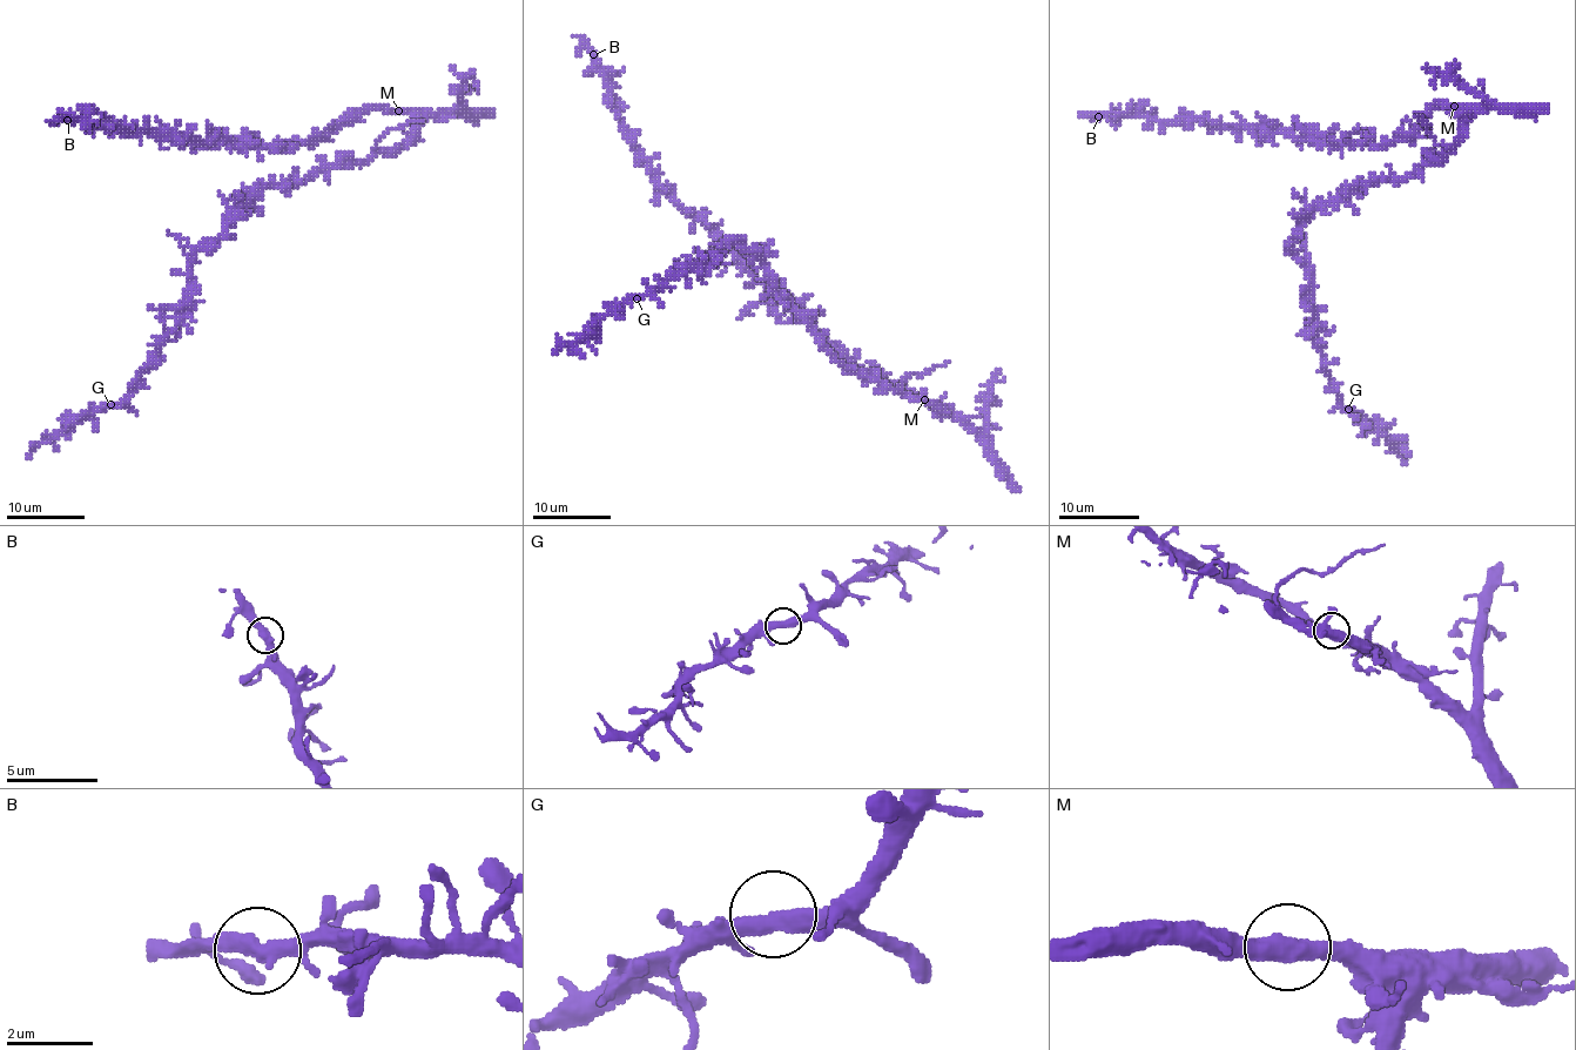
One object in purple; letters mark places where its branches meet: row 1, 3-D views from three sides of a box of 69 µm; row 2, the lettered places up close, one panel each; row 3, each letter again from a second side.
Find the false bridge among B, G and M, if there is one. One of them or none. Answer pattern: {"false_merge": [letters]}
{"false_merge": []}

